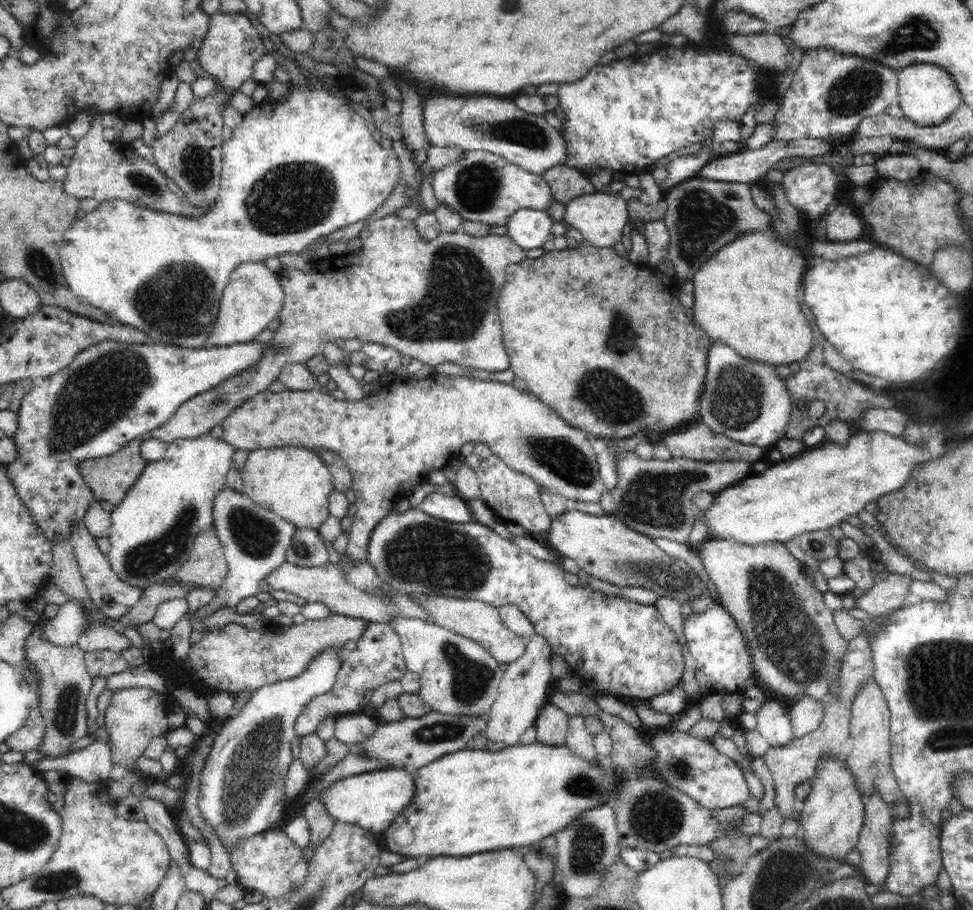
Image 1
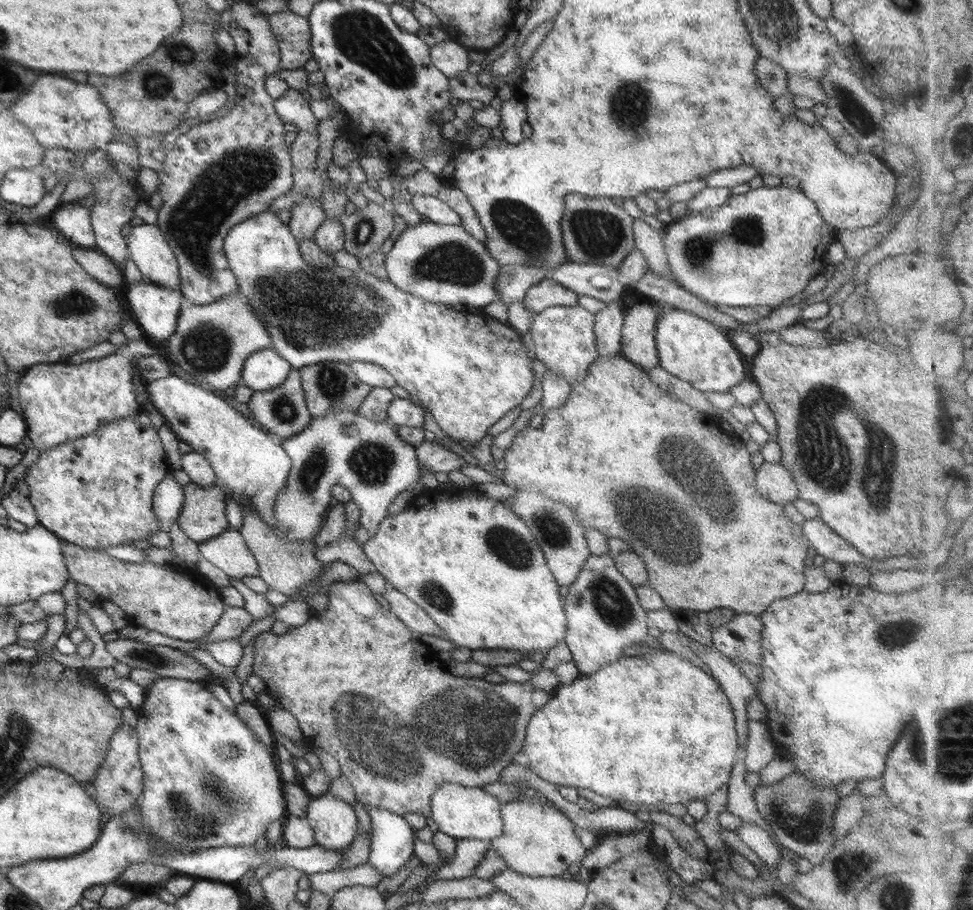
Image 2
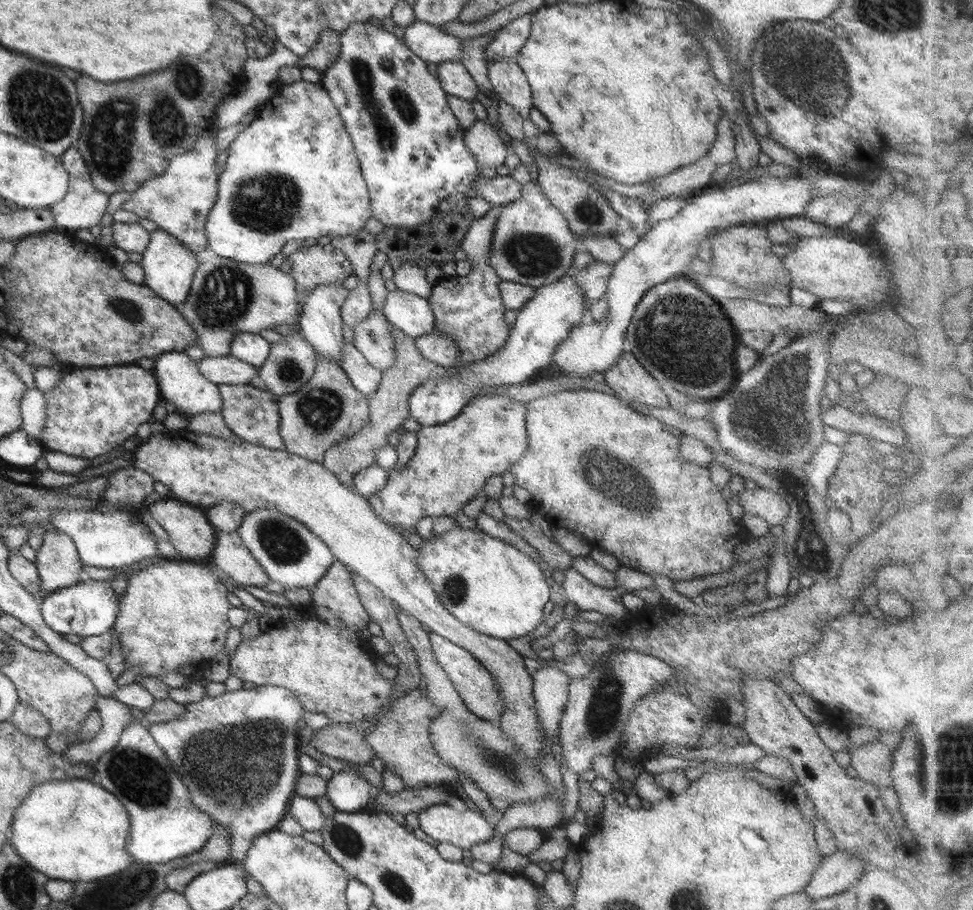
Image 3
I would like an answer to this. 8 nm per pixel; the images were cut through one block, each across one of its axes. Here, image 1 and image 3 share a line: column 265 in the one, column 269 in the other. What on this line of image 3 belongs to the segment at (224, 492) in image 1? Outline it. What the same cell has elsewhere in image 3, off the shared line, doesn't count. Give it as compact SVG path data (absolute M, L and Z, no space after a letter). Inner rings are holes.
M258 508L245 513L236 533L269 581L277 582L285 589L315 586L335 560L325 543L303 523L275 509Z

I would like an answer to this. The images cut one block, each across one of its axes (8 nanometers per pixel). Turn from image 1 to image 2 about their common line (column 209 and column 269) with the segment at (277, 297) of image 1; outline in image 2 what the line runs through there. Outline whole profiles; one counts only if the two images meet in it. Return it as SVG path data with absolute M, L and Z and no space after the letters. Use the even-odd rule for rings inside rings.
M235 290L209 304L190 304L183 301L177 315L173 334L162 346L165 358L187 372L203 389L225 390L241 383L242 366L253 352L270 348L271 340L265 326L253 314L245 296Z

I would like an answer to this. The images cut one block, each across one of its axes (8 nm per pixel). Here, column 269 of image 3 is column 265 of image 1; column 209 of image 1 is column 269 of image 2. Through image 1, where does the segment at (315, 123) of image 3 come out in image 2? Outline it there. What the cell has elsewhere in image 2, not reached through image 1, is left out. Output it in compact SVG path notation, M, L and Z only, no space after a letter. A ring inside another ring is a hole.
M263 211L227 231L222 242L223 254L239 292L265 326L271 340L270 348L292 368L300 369L325 360L371 362L381 366L394 378L395 385L407 390L409 397L415 398L431 413L435 424L447 437L470 445L484 437L495 422L519 406L531 392L531 359L521 335L507 322L501 323L484 314L473 315L464 309L453 311L447 305L413 297L397 289L389 279L379 279L375 275L361 277L367 276L361 268L350 271L336 265L316 272L301 257L288 226L278 220L277 214Z

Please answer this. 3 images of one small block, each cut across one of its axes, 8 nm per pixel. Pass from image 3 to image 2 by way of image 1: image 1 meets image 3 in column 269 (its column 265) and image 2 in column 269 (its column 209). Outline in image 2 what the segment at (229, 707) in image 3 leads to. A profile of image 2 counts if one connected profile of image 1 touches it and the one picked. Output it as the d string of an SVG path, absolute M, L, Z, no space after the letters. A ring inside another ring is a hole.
M157 677L151 685L145 688L145 700L137 708L137 720L134 726L137 732L137 754L142 770L142 791L138 797L136 806L139 806L139 814L143 820L143 828L151 836L153 844L157 842L157 850L161 852L199 852L207 848L215 847L241 847L253 845L259 836L264 836L267 824L273 820L283 820L286 816L282 792L282 779L278 771L277 759L273 752L267 752L261 741L253 734L247 725L237 716L231 714L209 692L204 684L179 680L176 678Z

